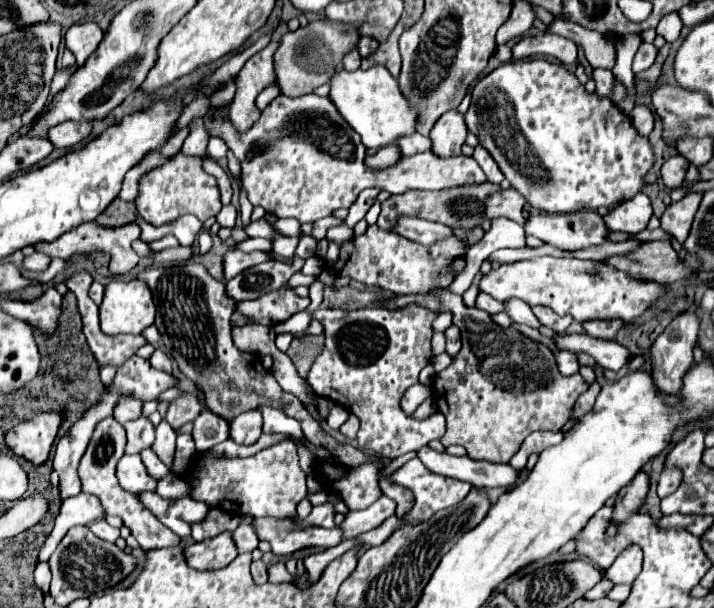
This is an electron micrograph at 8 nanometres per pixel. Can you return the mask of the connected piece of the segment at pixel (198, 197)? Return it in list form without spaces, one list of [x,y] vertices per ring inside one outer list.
[[[178,151],[164,165],[144,173],[140,179],[138,197],[134,201],[142,218],[152,225],[160,226],[174,221],[182,213],[194,213],[200,221],[214,217],[222,207],[220,189],[216,185],[216,179],[210,179],[210,175],[204,173],[202,163],[204,159]]]

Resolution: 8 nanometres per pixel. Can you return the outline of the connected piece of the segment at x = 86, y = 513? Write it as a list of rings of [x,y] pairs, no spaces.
[[[80,493],[78,497],[70,497],[66,503],[62,503],[60,513],[54,521],[54,529],[52,529],[50,537],[46,539],[44,547],[40,549],[38,559],[40,561],[50,559],[50,553],[62,541],[64,533],[68,529],[72,529],[72,525],[74,527],[76,525],[90,525],[92,521],[98,521],[98,519],[104,519],[104,517],[106,517],[106,511],[100,505],[100,499],[96,499],[92,495],[86,495],[86,493]]]

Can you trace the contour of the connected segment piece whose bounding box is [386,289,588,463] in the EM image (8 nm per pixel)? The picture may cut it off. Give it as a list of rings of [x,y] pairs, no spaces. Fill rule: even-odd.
[[[442,291],[440,299],[432,295],[400,295],[386,307],[404,307],[410,303],[436,311],[452,311],[454,325],[462,331],[462,349],[454,363],[438,373],[432,383],[432,399],[446,417],[446,433],[440,439],[444,447],[462,445],[470,459],[492,463],[508,463],[520,449],[522,441],[540,429],[560,431],[570,419],[576,399],[588,389],[580,373],[564,377],[558,371],[556,355],[544,343],[518,333],[516,329],[500,329],[490,323],[486,311],[464,305],[460,295]]]

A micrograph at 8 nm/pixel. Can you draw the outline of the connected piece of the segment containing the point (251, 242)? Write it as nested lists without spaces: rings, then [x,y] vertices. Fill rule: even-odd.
[[[247,238],[246,240],[237,243],[236,248],[248,253],[256,250],[266,250],[270,242],[263,238]]]

